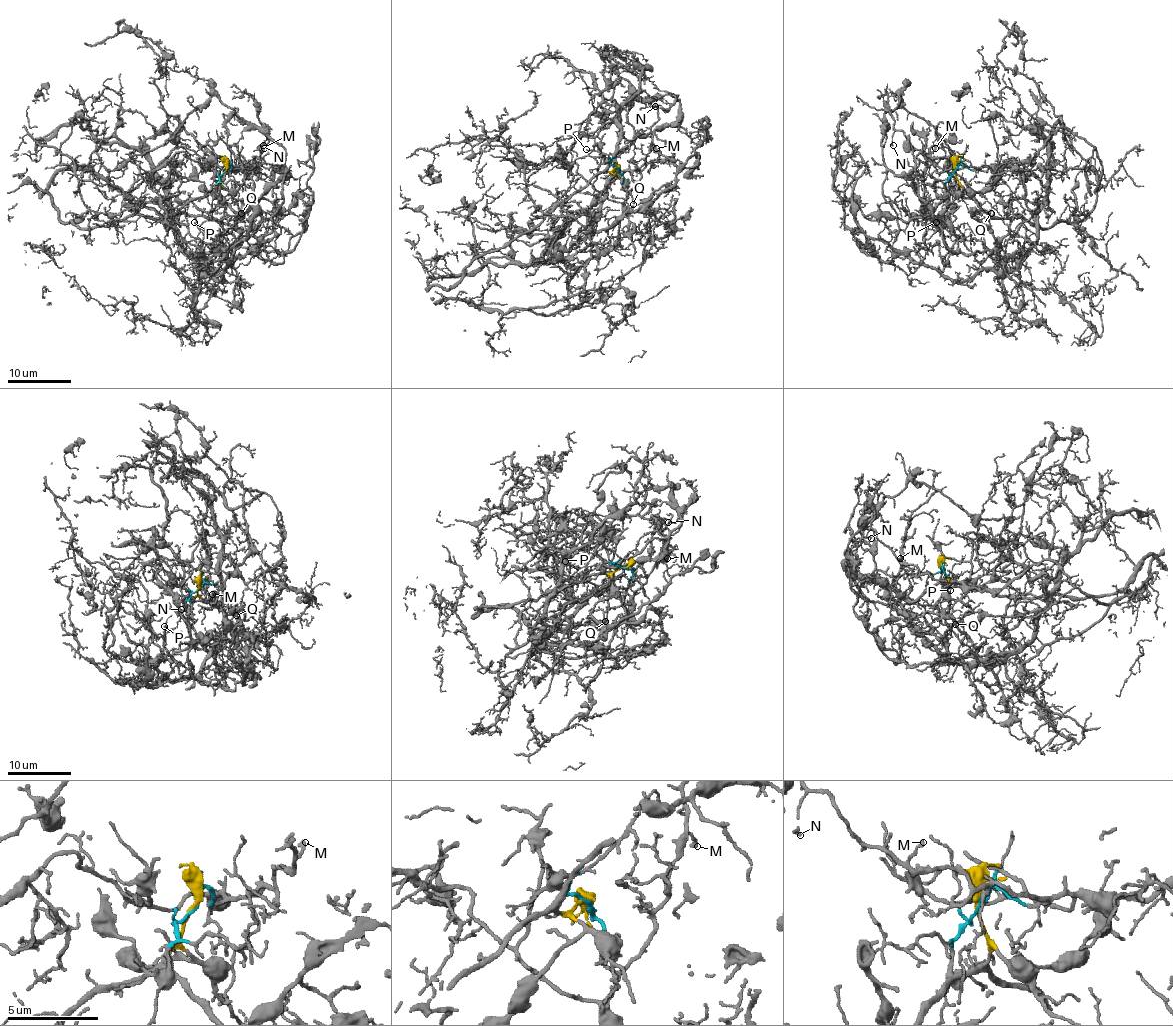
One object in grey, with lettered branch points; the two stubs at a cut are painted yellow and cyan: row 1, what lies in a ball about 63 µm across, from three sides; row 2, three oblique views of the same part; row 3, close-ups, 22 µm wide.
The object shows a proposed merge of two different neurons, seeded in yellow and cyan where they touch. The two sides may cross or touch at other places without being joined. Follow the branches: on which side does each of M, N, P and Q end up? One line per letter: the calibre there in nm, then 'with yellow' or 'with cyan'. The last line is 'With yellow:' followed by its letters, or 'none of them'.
M: calibre 200 nm; with cyan
N: calibre 110 nm; with cyan
P: calibre 120 nm; with cyan
Q: calibre 180 nm; with yellow
With yellow: Q

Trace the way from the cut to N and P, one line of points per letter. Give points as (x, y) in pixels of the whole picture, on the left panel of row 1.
N: (226, 170), (231, 165), (231, 170), (253, 163), (267, 136), (265, 130), (269, 141), (262, 146)
P: (226, 170), (216, 182), (216, 196), (212, 201), (209, 217), (199, 225), (194, 222)

